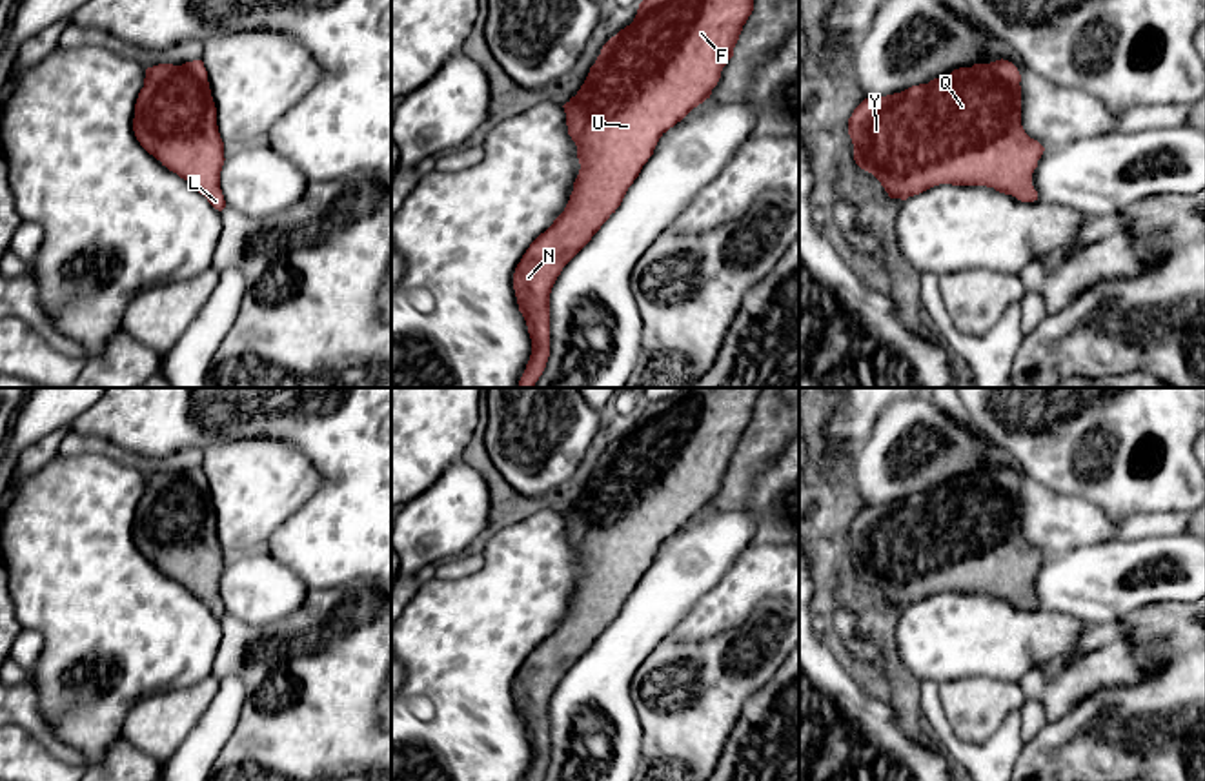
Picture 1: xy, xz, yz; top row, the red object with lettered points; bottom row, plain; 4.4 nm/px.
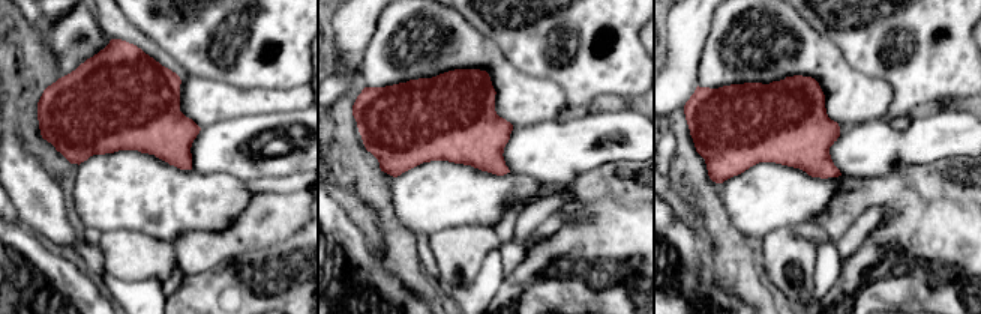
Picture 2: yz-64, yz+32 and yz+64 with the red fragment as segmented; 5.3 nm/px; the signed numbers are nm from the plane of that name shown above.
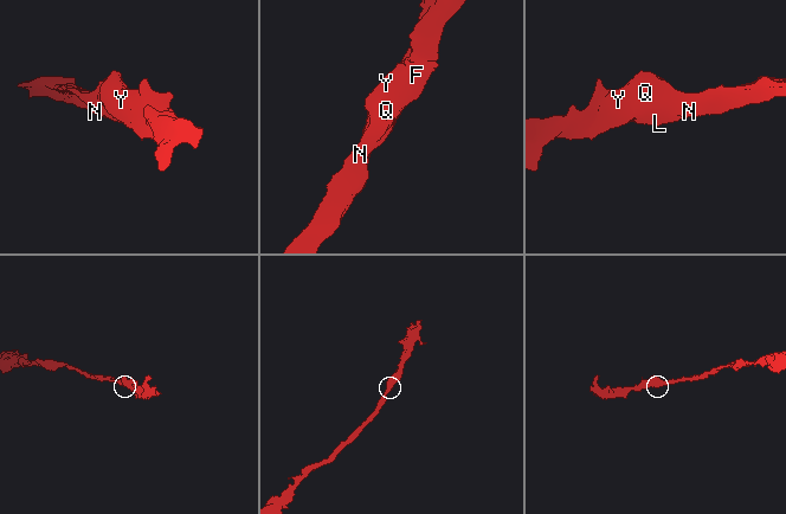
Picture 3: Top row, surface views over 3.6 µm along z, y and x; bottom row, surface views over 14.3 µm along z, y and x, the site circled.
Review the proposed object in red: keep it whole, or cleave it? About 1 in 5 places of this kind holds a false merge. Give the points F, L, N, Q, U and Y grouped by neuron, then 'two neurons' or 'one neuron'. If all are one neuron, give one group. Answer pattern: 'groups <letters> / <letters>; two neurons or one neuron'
groups F L N Q U Y; one neuron

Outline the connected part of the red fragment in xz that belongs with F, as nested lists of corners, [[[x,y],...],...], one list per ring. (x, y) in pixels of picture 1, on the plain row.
[[[681,388],[664,401],[646,402],[633,430],[602,453],[584,492],[562,513],[581,577],[564,619],[530,652],[513,681],[519,719],[532,746],[524,781],[546,776],[550,701],[562,675],[621,614],[659,546],[710,506],[765,393],[768,388]]]

